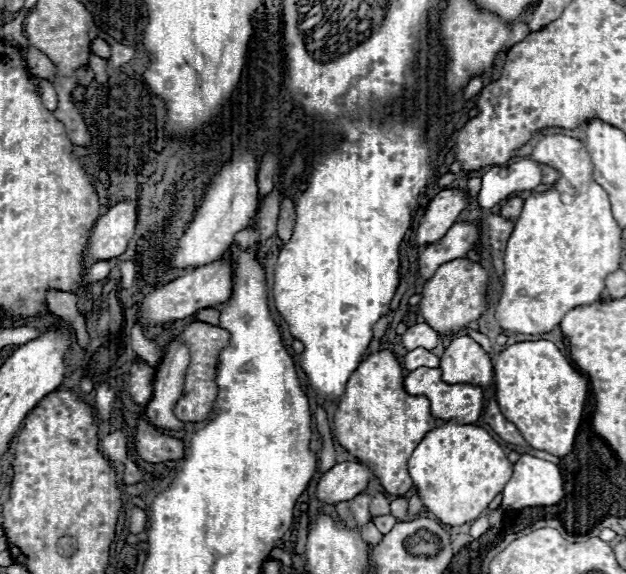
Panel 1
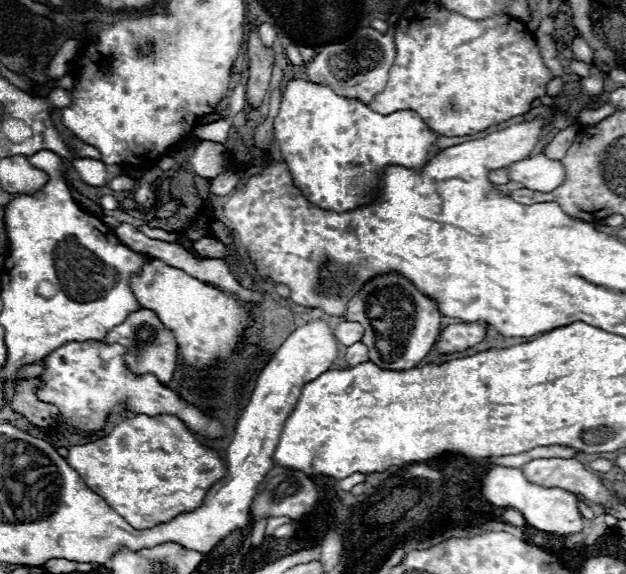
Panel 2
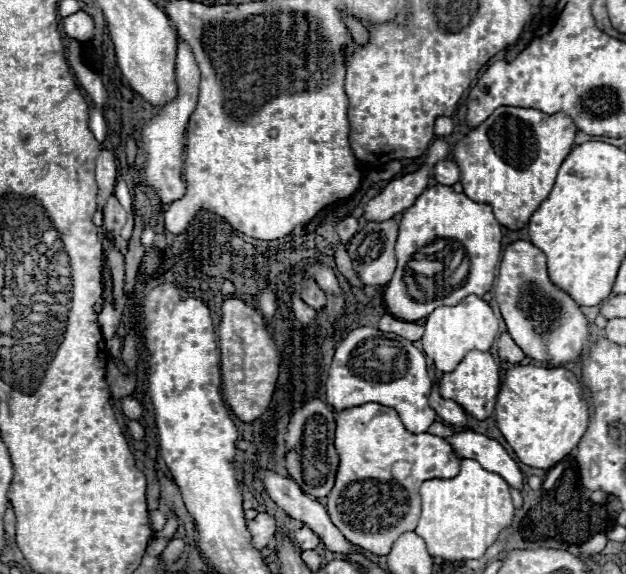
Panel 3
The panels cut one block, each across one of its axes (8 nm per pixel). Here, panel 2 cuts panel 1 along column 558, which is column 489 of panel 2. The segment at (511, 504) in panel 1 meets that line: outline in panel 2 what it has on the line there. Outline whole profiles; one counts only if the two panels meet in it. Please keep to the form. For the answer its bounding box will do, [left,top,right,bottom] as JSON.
[482,466,584,536]

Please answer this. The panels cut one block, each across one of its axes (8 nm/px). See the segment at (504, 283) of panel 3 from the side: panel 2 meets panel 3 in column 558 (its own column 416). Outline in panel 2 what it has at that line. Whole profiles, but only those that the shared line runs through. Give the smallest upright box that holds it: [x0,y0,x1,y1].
[342,274,442,370]

